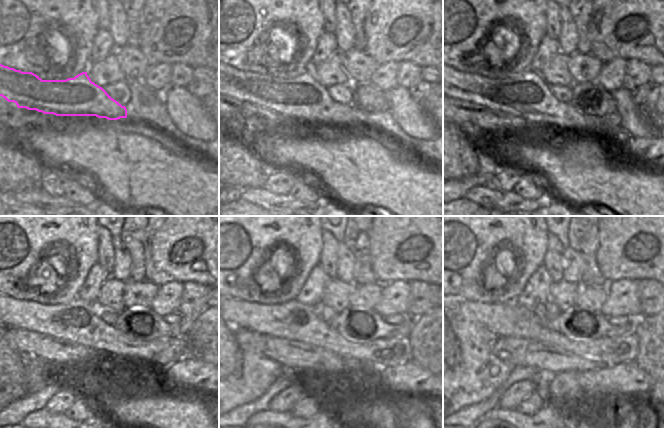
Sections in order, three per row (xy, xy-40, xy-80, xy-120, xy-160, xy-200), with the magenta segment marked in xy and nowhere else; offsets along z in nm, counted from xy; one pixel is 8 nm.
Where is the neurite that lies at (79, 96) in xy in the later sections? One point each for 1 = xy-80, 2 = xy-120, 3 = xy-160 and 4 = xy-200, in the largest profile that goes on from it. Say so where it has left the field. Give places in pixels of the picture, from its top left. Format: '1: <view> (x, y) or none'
1: xy-80 (527, 96)
2: xy-120 (75, 321)
3: xy-160 (292, 320)
4: xy-200 (509, 320)

